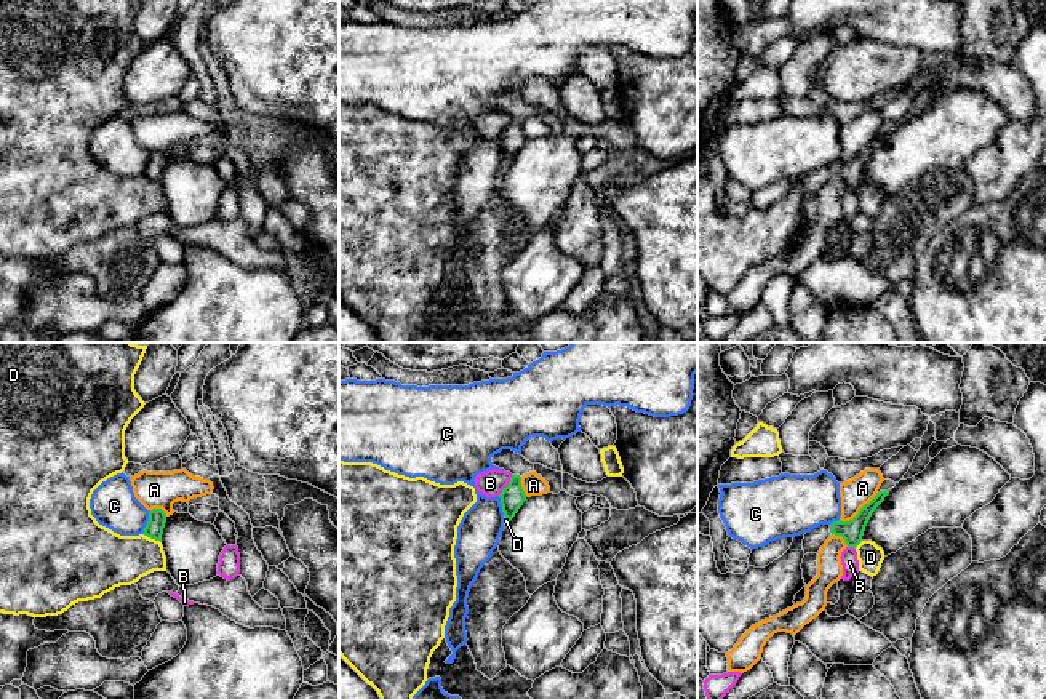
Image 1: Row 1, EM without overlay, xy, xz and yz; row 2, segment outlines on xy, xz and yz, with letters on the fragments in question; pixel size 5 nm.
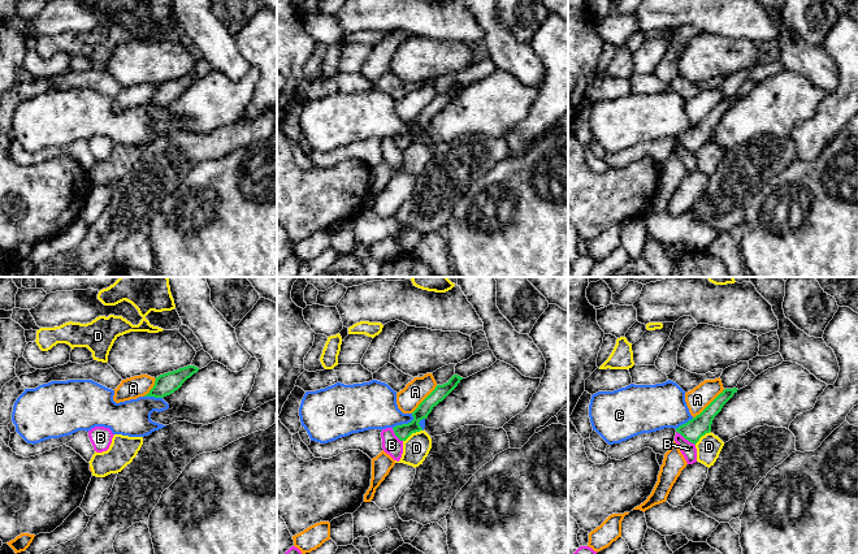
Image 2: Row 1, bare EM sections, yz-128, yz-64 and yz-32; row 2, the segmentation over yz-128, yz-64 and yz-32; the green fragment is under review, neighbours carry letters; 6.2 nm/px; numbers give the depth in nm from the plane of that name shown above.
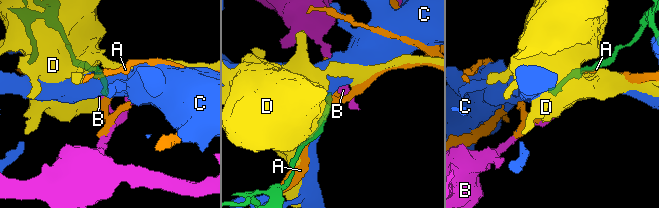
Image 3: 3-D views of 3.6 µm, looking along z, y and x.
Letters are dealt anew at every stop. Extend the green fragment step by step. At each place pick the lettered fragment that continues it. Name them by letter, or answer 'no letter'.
no letter

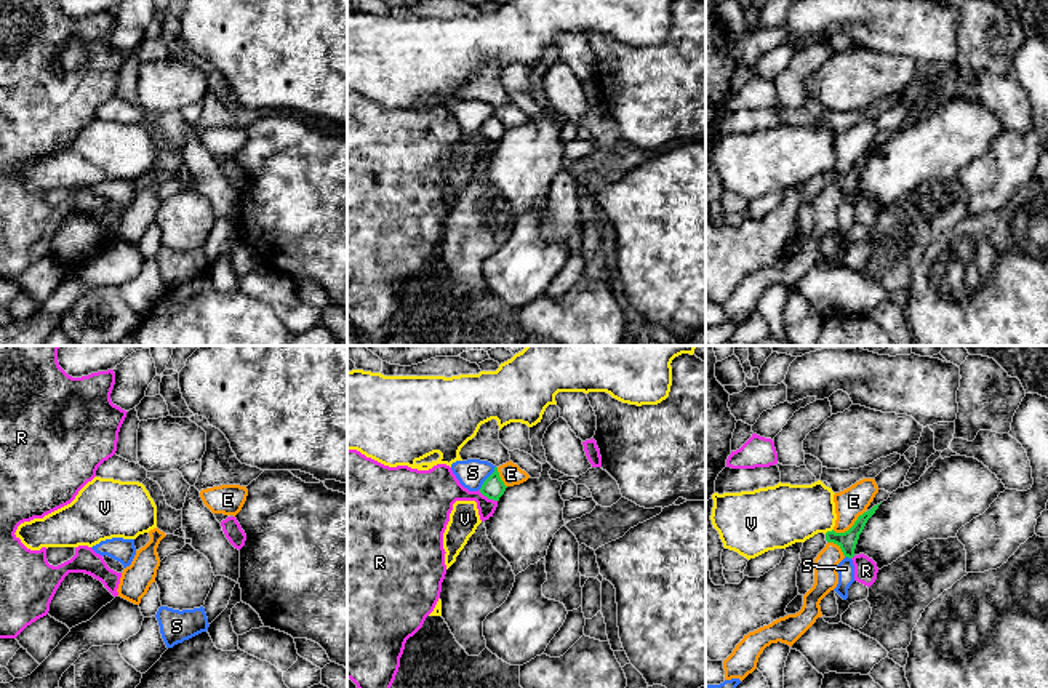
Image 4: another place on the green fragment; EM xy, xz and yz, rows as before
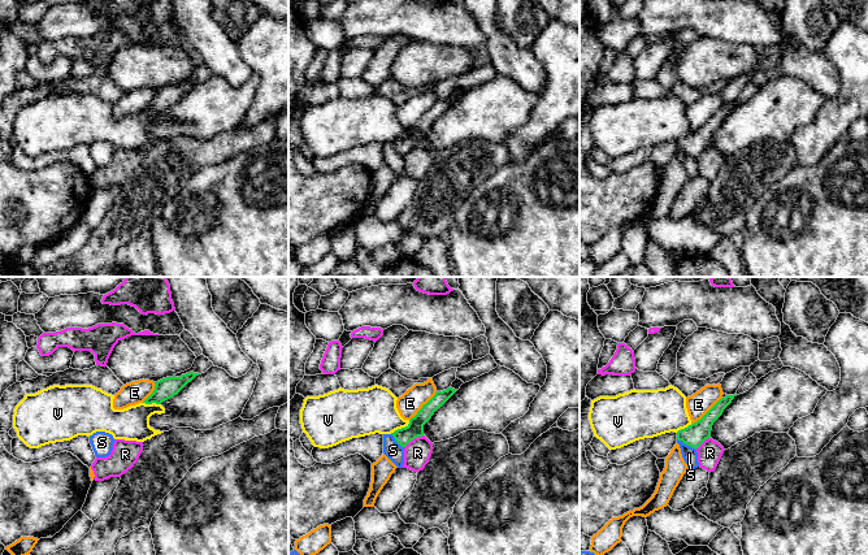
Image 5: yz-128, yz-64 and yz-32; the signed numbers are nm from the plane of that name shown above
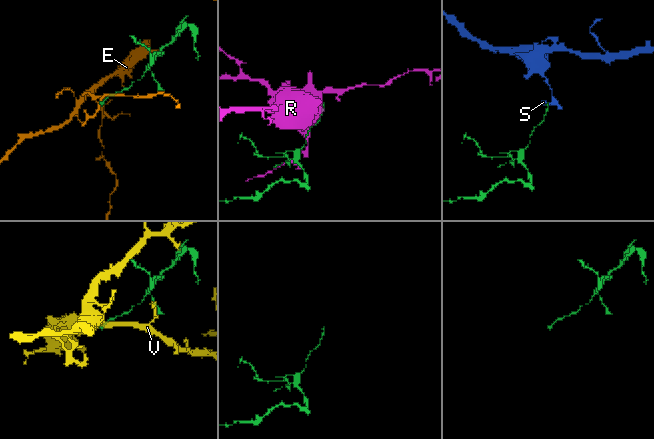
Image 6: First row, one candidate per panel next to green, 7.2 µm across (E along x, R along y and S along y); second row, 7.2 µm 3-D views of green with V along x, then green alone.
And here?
no letter

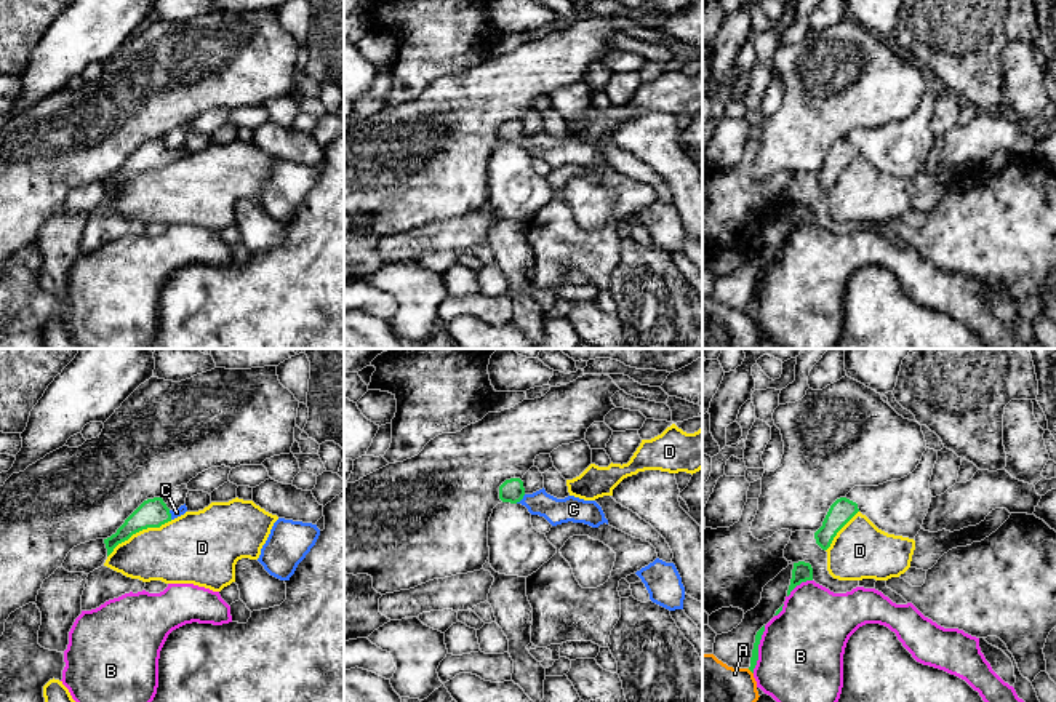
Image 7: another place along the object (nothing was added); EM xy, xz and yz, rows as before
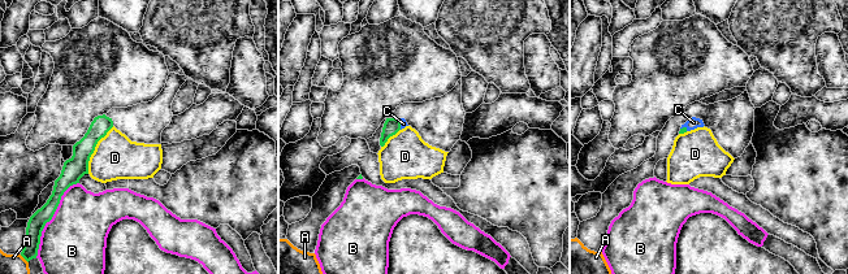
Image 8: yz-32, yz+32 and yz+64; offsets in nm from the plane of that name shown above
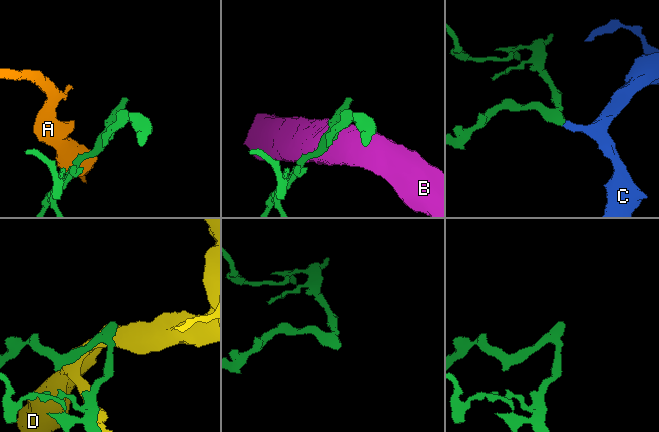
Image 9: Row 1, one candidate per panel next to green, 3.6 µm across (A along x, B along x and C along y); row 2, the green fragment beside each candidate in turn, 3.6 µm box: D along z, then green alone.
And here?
C

